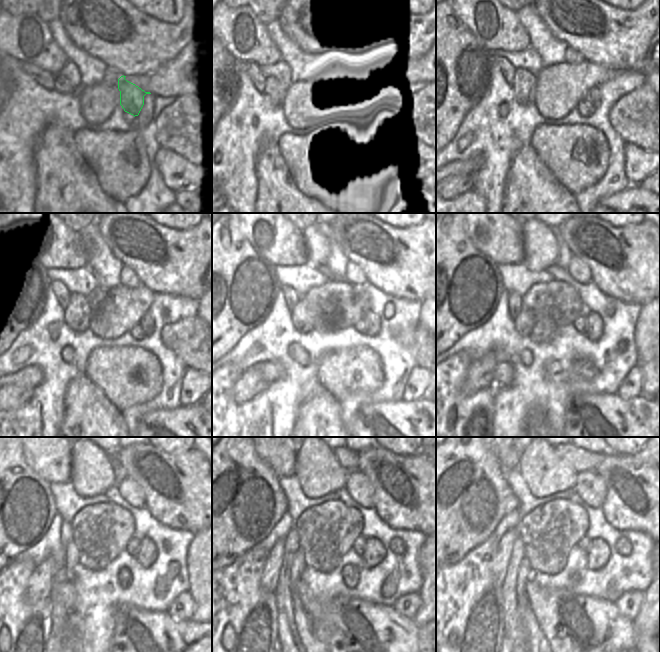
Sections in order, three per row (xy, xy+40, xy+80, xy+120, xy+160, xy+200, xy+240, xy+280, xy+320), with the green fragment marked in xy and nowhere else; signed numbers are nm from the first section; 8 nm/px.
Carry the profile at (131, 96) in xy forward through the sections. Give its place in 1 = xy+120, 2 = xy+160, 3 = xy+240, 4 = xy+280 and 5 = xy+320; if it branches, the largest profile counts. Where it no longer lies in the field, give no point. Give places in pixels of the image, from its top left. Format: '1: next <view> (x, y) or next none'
1: next xy+120 (147, 322)
2: next xy+160 (371, 320)
3: next xy+240 (148, 553)
4: next xy+280 (374, 552)
5: next xy+320 (599, 552)

